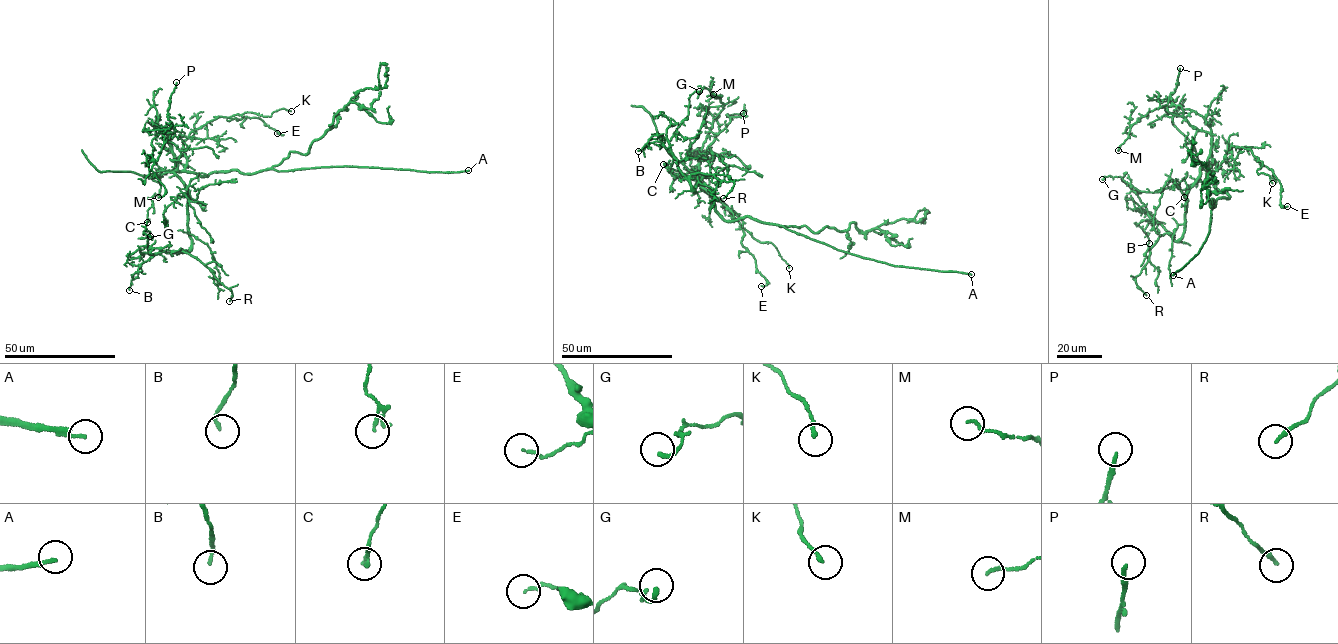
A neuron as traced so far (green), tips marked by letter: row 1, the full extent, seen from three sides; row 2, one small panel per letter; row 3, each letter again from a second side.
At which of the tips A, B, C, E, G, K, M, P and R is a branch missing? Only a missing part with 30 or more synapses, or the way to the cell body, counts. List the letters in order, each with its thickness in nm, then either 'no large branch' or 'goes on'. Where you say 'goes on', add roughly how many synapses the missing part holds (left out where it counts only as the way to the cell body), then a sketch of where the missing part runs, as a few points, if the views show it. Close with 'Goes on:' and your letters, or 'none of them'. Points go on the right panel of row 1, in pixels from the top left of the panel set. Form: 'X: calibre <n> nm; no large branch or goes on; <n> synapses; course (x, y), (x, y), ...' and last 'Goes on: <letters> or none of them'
A: calibre 140 nm; goes on; 150 synapses
B: calibre 130 nm; no large branch
C: calibre 110 nm; no large branch
E: calibre 130 nm; no large branch
G: calibre 180 nm; no large branch
K: calibre 150 nm; no large branch
M: calibre 120 nm; no large branch
P: calibre 150 nm; no large branch
R: calibre 170 nm; no large branch
Goes on: A

